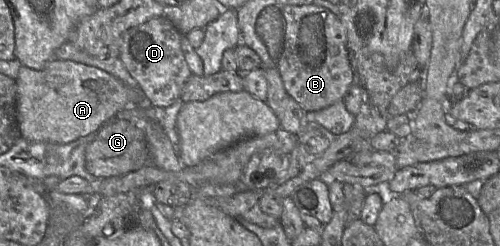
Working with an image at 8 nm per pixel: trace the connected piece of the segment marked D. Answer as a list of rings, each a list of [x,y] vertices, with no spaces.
[[[165,16],[132,27],[122,36],[120,58],[152,107],[164,108],[181,99],[182,89],[192,75],[181,48],[181,38],[180,31]]]

